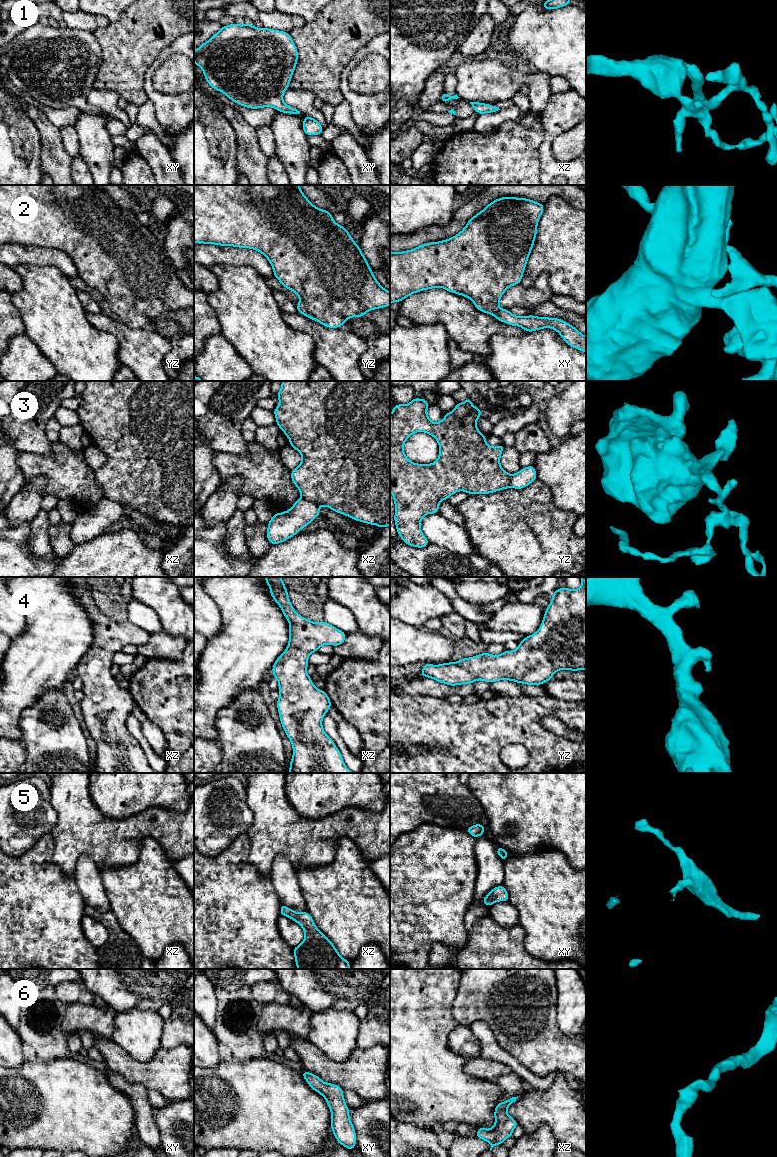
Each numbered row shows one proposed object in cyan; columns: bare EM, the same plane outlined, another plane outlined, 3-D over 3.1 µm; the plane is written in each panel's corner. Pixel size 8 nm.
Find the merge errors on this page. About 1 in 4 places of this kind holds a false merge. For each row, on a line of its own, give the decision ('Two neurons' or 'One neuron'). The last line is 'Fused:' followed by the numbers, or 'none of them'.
1: One neuron
2: One neuron
3: Two neurons
4: One neuron
5: One neuron
6: One neuron
Fused: 3

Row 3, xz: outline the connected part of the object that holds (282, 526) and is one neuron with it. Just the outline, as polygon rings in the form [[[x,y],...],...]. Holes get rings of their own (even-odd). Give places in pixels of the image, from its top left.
[[[300,498],[289,510],[273,515],[268,522],[267,539],[272,545],[282,543],[295,536],[318,515],[320,509],[316,504]]]

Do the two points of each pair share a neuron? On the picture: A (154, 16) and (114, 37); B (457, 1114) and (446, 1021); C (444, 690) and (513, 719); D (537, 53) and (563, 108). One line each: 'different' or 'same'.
A: same
B: same
C: different
D: different

